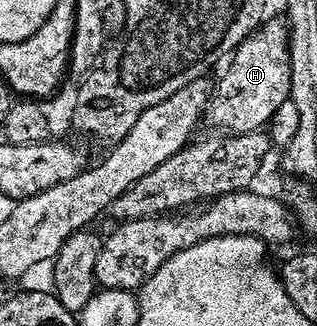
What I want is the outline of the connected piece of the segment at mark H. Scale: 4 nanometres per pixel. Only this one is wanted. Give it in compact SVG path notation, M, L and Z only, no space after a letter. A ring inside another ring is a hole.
M267 18L258 30L252 31L247 39L242 40L239 47L234 48L228 59L230 68L227 69L226 75L220 76L213 84L213 91L210 100L207 101L204 116L205 125L214 127L210 129L221 129L232 135L261 131L269 124L272 113L276 113L276 109L280 109L280 105L284 105L284 101L290 97L290 36L288 27L281 18L278 18L279 20L269 19Z

